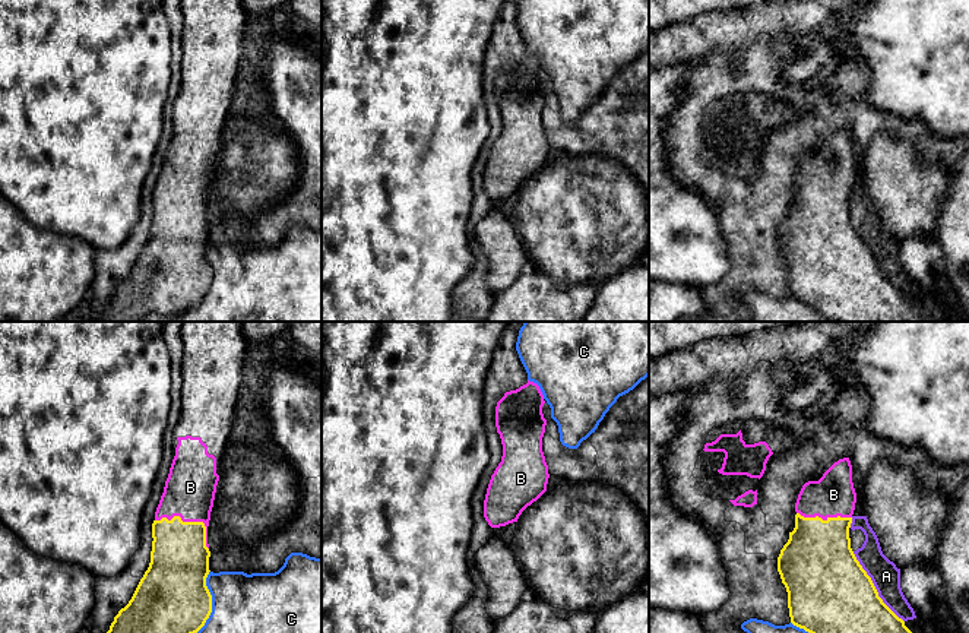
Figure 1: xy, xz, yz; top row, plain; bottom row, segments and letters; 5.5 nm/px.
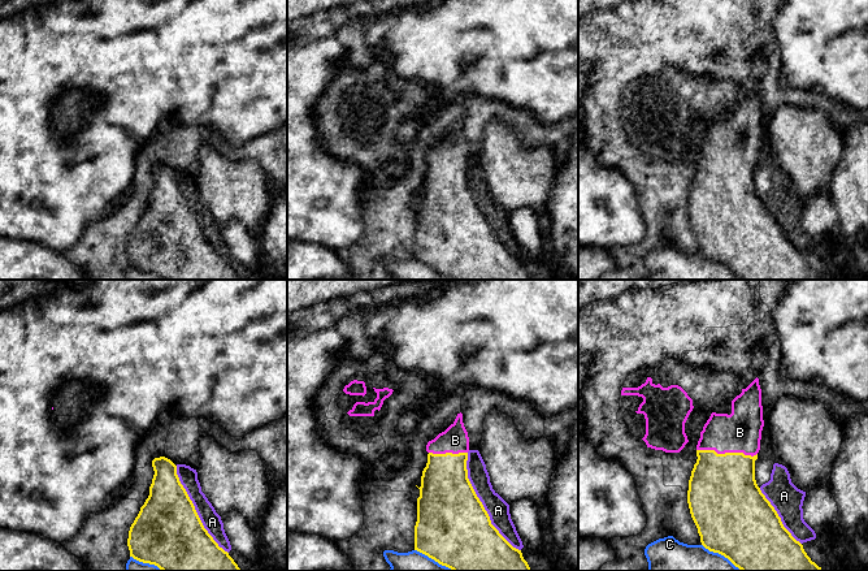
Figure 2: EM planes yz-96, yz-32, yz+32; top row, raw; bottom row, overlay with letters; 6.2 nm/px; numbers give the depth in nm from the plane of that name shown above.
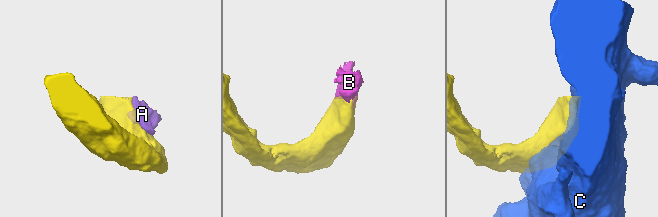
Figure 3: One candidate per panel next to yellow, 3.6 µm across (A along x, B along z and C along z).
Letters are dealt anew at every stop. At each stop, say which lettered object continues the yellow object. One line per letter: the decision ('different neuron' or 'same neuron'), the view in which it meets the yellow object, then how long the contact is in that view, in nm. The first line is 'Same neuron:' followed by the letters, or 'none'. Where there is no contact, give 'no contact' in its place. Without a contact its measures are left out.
Same neuron: B
A: different neuron | yz | 480 nm
B: same neuron | xy | 340 nm
C: different neuron | xy | 600 nm

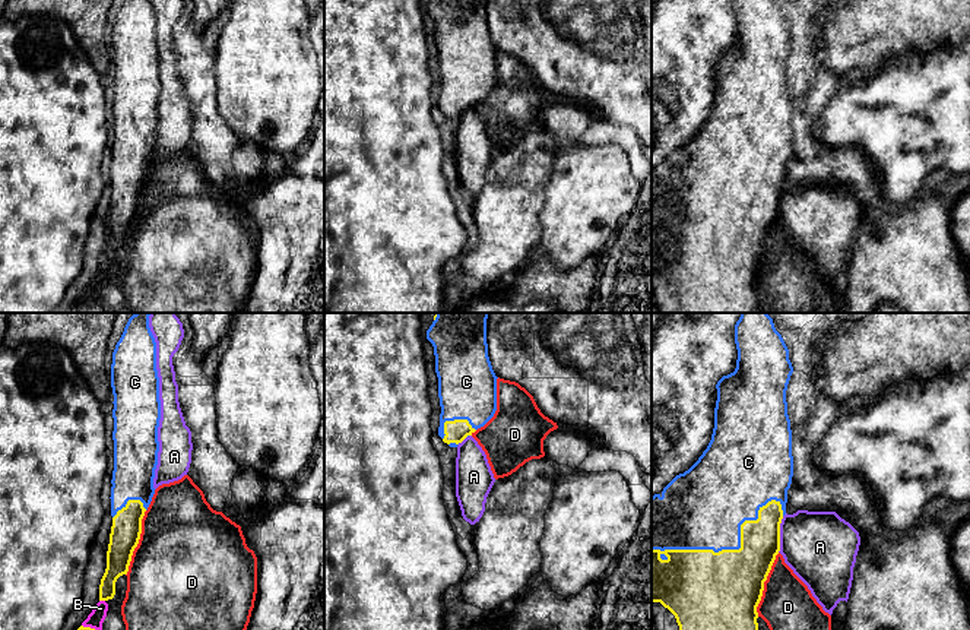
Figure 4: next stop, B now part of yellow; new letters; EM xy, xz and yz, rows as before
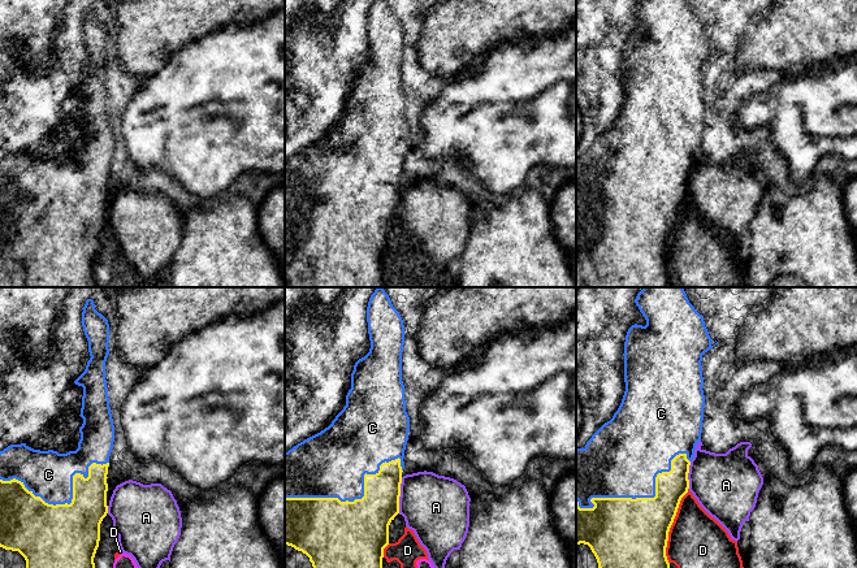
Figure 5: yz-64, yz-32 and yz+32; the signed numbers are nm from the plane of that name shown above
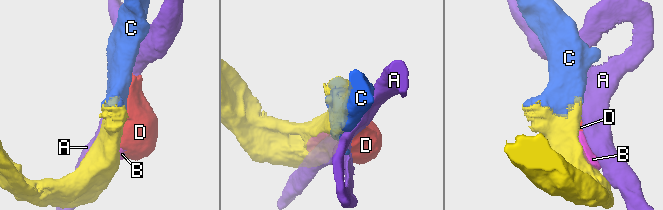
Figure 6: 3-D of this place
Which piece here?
Same neuron: C
A: different neuron | yz | 200 nm
B: different neuron | xy | 30 nm
C: same neuron | yz | 750 nm
D: different neuron | xy | 380 nm

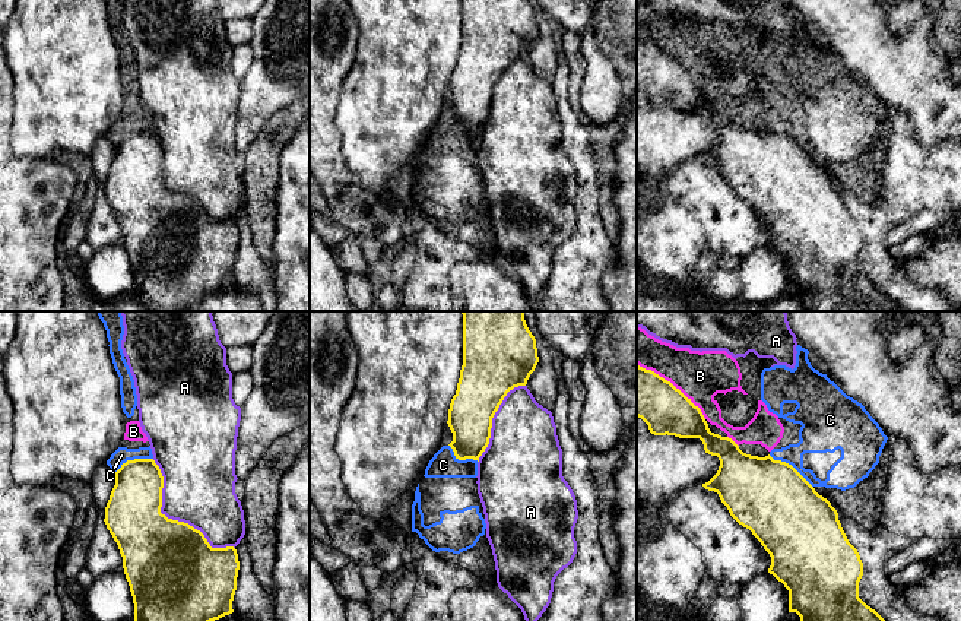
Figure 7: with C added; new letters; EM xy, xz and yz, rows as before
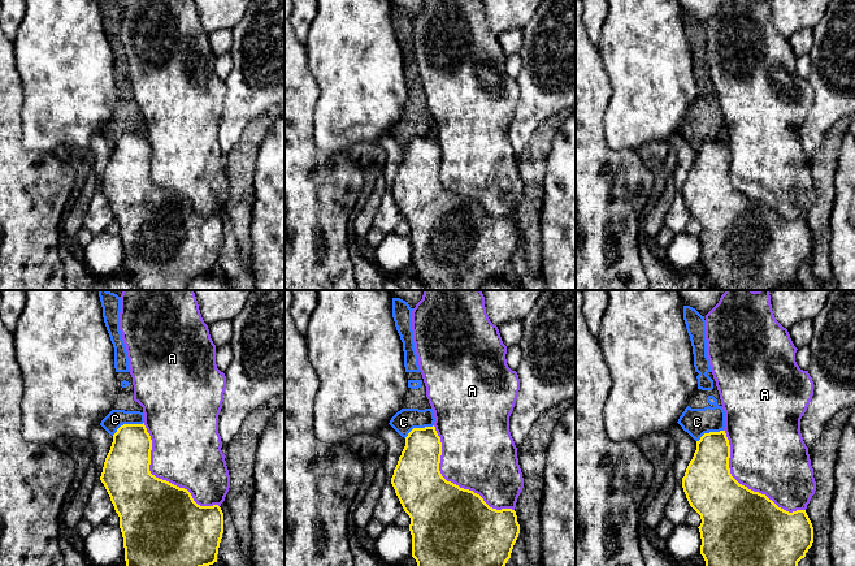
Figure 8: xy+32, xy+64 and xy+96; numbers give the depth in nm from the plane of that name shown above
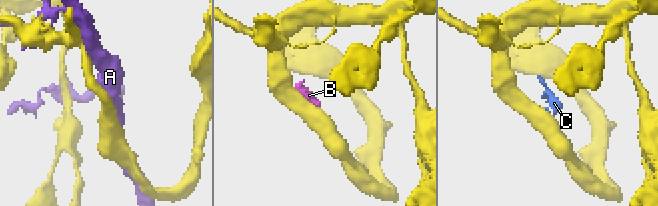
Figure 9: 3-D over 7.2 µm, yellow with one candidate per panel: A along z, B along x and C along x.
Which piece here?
Same neuron: none
A: different neuron | xy | 650 nm
B: different neuron | yz | 500 nm
C: different neuron | yz | 300 nm

